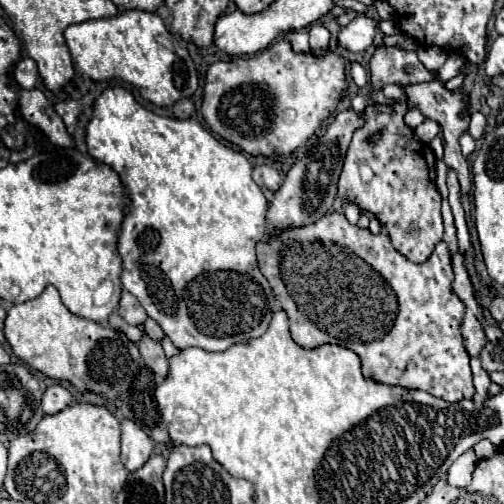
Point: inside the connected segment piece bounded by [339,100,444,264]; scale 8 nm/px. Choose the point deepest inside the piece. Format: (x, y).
(401, 193)

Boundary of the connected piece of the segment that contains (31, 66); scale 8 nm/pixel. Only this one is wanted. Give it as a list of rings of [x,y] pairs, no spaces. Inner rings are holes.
[[[23,58],[23,60],[17,62],[17,66],[15,66],[15,80],[19,82],[19,86],[23,86],[25,90],[29,90],[29,88],[35,86],[37,78],[39,78],[39,72],[37,72],[35,60]]]

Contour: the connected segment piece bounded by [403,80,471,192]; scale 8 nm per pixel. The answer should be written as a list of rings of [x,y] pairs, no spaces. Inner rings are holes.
[[[435,80],[435,82],[423,82],[423,84],[415,84],[415,86],[405,86],[403,88],[405,94],[407,94],[407,100],[413,102],[423,114],[425,118],[431,118],[435,120],[441,130],[443,130],[443,138],[445,138],[445,164],[453,170],[457,170],[459,174],[459,184],[461,184],[461,190],[463,192],[469,192],[471,188],[471,176],[469,176],[469,166],[467,166],[467,160],[463,158],[461,154],[461,146],[459,146],[459,136],[467,130],[469,126],[469,98],[463,94],[461,88],[457,90],[449,90],[445,88],[443,82]]]

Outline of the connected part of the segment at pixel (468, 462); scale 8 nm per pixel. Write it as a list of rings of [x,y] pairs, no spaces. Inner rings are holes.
[[[469,450],[469,452],[463,454],[463,456],[459,456],[459,458],[451,464],[451,468],[449,468],[449,472],[447,472],[447,482],[449,482],[449,486],[455,486],[455,488],[465,488],[465,486],[469,486],[469,484],[471,484],[471,474],[473,474],[475,466],[477,466],[477,458],[475,458],[473,450]]]

